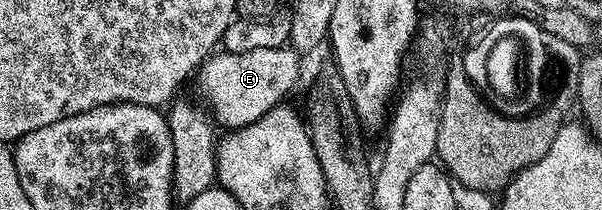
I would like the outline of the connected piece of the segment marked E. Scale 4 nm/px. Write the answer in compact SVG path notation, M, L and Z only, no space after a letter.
M288 46L254 48L254 52L241 54L216 52L204 59L194 83L210 107L211 117L221 127L239 130L241 126L254 124L287 99L284 97L300 78L300 58L301 55Z

